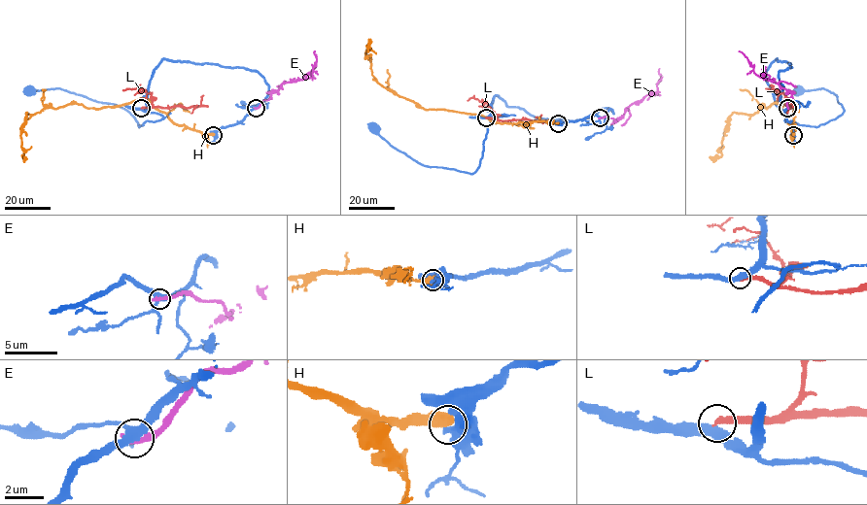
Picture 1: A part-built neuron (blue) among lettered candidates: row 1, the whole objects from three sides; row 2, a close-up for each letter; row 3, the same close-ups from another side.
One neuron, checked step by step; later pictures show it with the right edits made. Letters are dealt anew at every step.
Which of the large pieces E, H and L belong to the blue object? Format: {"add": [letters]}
{"add": []}

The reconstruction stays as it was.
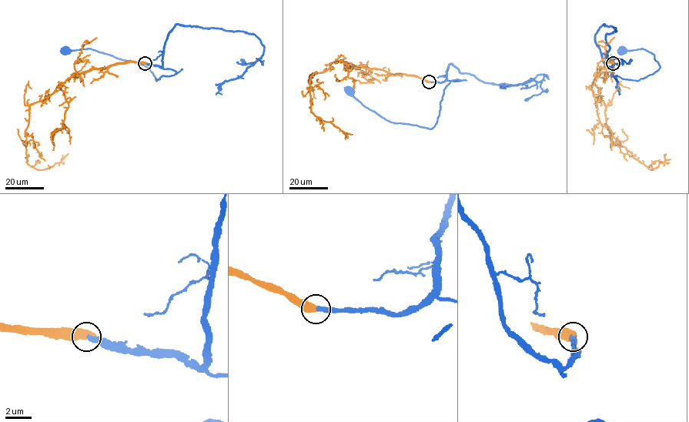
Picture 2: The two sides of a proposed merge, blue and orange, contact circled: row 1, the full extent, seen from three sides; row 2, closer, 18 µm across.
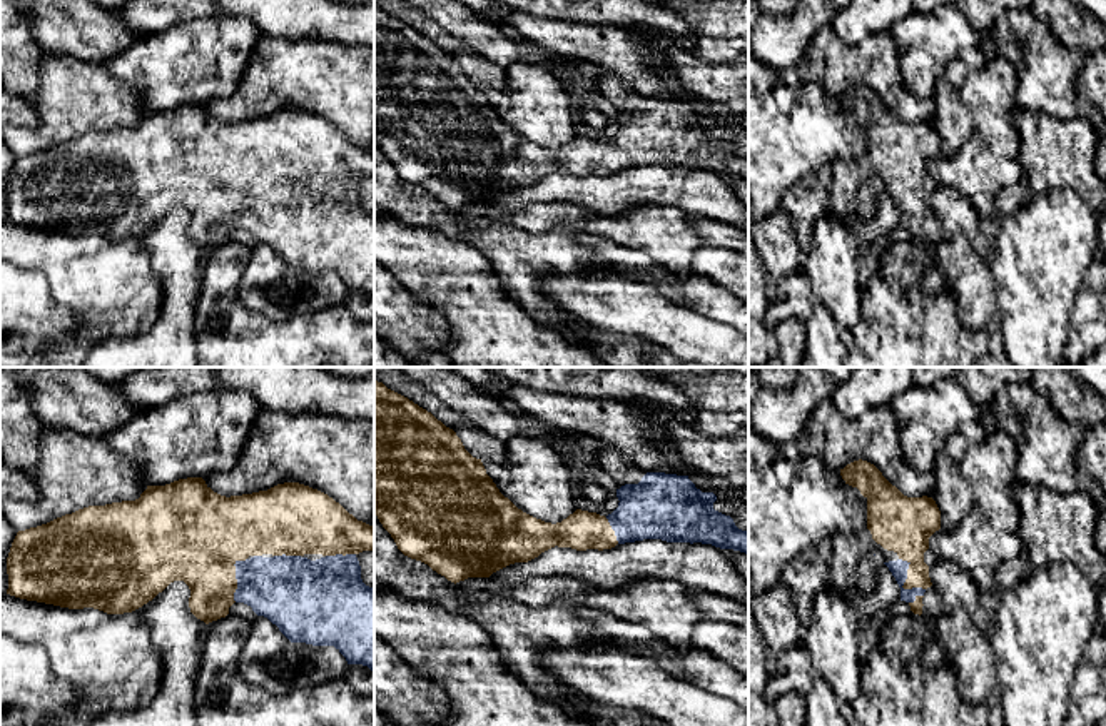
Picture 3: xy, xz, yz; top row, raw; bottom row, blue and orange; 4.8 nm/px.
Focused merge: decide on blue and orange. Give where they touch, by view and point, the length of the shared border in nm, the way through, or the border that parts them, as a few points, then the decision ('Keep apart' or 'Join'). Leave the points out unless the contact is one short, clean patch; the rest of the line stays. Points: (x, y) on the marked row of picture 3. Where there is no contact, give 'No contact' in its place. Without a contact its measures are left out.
Touches blue at yz (904, 581). Shared border 200 nm. Join

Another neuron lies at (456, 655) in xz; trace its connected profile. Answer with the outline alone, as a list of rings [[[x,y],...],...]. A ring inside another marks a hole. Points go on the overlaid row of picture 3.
[[[378,584],[374,587],[374,638],[393,648],[413,673],[433,683],[448,701],[448,726],[593,726],[568,703],[536,694],[503,661],[491,636],[474,621],[441,606],[413,601]]]

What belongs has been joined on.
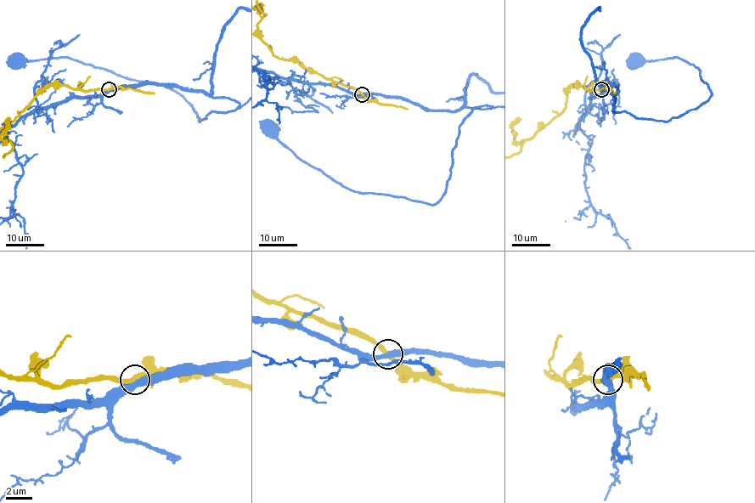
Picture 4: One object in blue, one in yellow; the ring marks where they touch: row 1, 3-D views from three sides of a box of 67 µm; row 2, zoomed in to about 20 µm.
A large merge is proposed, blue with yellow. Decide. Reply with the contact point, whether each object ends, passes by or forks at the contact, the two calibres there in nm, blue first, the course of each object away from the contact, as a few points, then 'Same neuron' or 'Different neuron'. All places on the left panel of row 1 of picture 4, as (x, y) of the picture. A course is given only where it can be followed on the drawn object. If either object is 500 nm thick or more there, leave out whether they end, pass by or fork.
Place: (109, 89). At the ring blue passes by. At the ring yellow passes by. Thickness 480 nm (blue) against 320 nm. Course of blue: (109, 89), (174, 84), (239, 104), (200, 121), (161, 85), (66, 57), (14, 61). Same neuron

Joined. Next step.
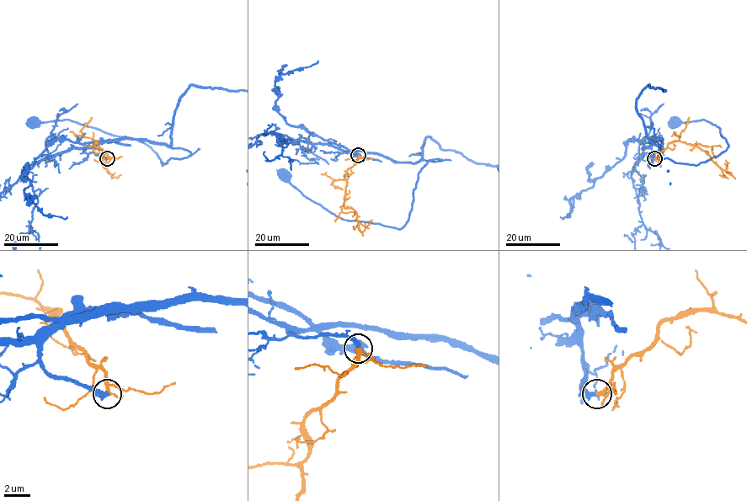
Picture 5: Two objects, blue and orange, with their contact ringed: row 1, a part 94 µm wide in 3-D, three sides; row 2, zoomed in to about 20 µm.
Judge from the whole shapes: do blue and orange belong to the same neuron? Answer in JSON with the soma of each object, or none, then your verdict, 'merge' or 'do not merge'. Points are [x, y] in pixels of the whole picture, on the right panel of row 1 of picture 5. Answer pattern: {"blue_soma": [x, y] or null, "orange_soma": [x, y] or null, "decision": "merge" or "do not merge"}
{"blue_soma": [674, 122], "orange_soma": null, "decision": "merge"}

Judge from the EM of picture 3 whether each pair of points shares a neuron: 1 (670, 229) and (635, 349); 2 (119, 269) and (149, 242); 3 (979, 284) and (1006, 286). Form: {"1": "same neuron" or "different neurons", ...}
{"1": "different neurons", "2": "different neurons", "3": "different neurons"}

